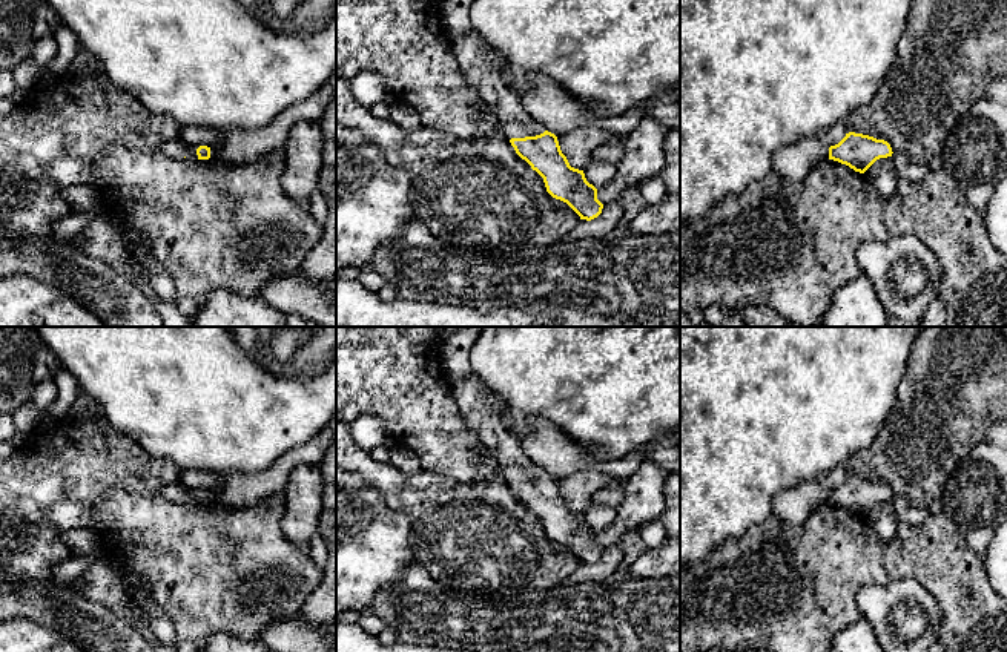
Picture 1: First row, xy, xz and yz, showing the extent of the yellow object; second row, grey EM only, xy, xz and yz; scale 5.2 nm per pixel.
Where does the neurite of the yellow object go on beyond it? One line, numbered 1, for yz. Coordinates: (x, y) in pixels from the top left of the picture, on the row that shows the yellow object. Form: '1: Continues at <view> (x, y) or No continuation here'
1: No continuation here

